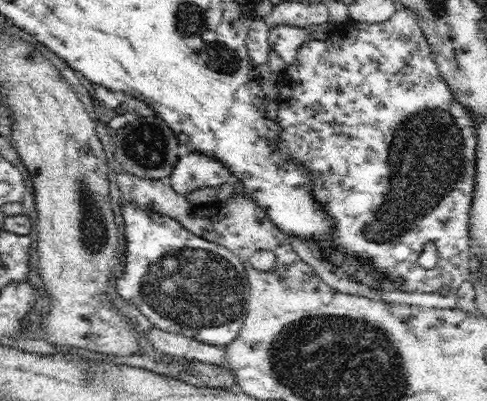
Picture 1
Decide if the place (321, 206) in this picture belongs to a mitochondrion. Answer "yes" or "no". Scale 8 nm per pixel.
no

